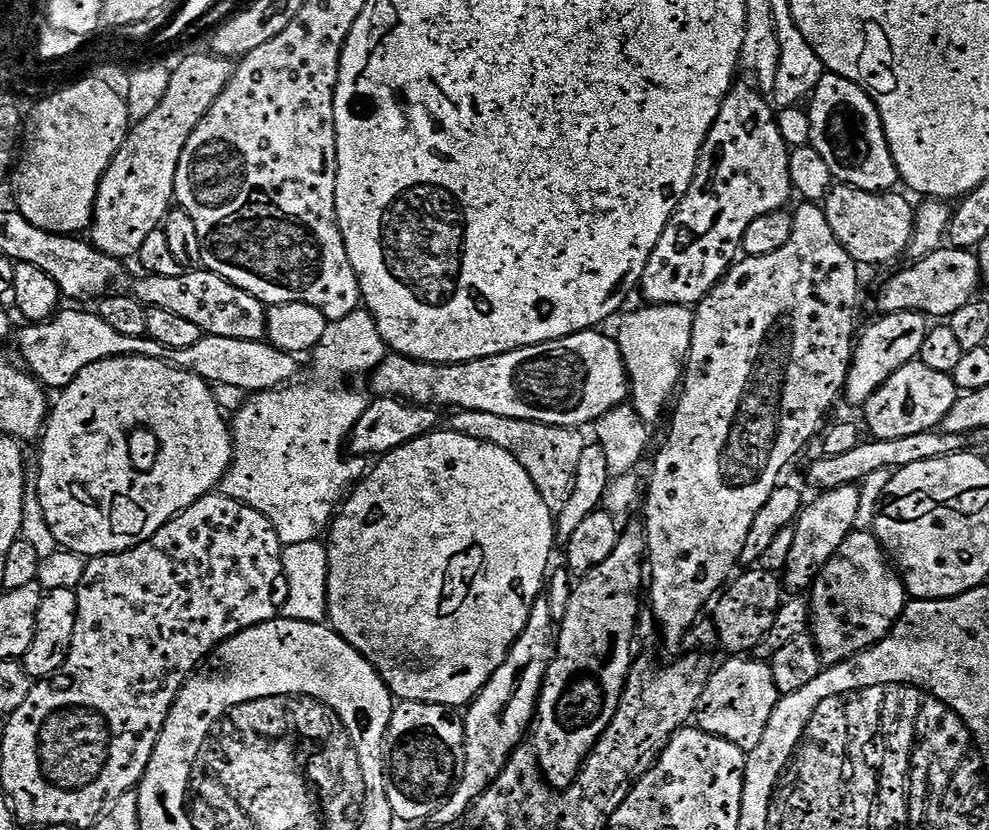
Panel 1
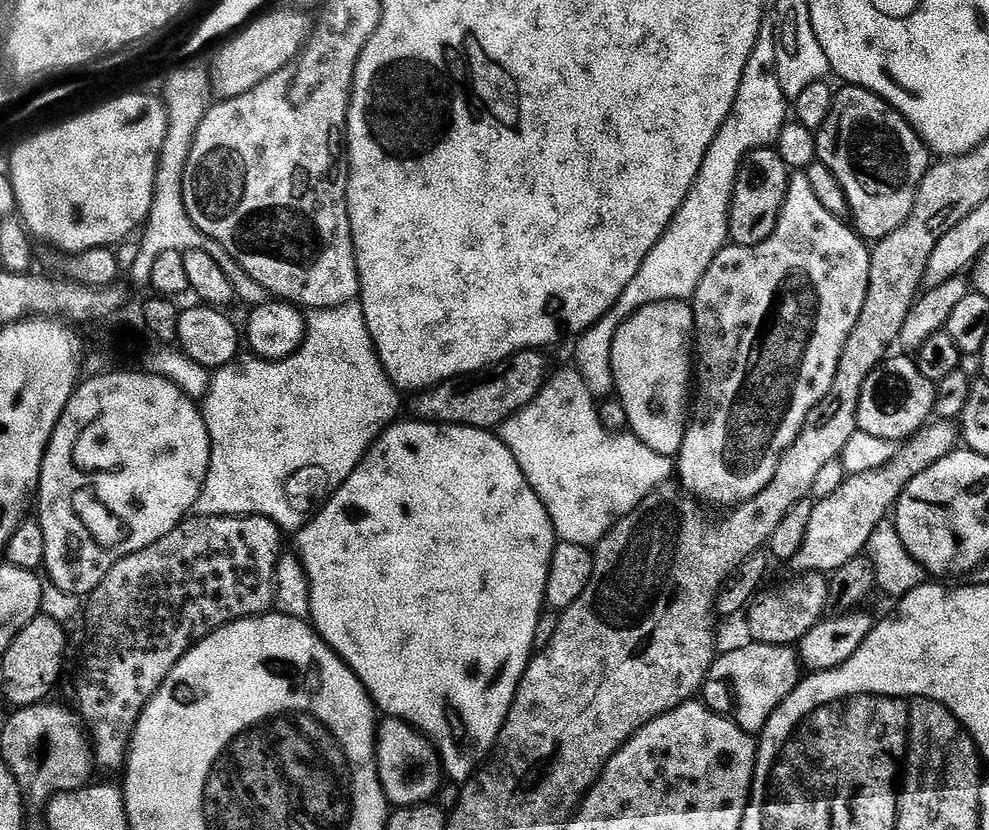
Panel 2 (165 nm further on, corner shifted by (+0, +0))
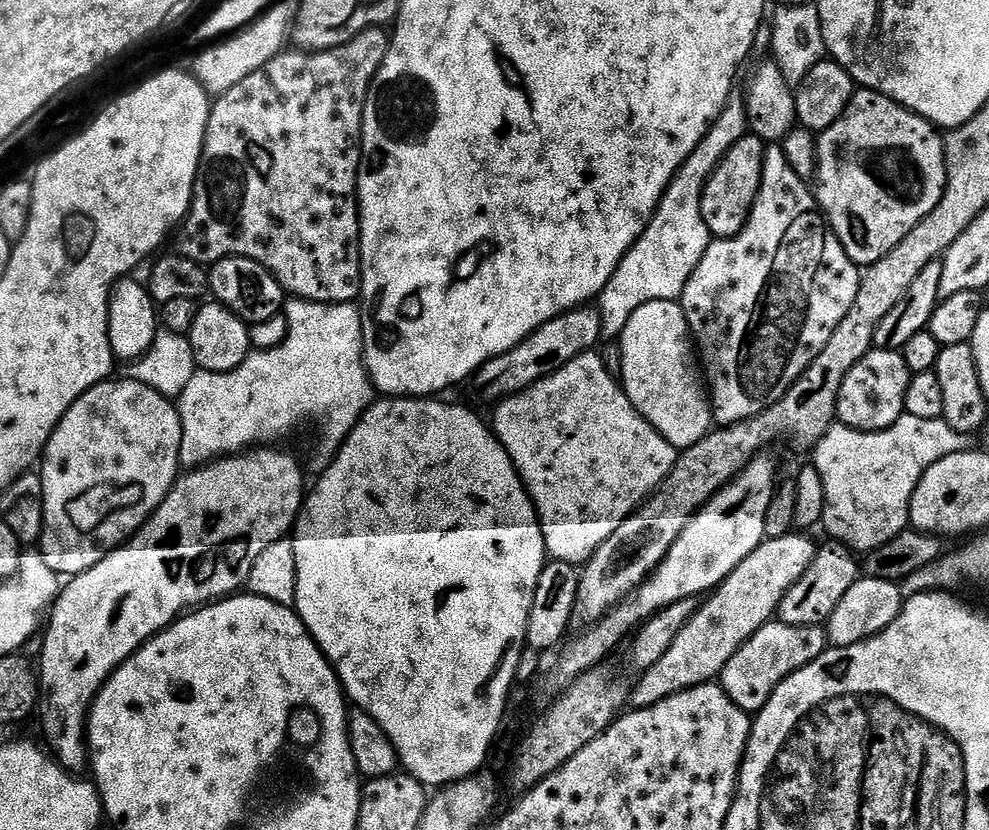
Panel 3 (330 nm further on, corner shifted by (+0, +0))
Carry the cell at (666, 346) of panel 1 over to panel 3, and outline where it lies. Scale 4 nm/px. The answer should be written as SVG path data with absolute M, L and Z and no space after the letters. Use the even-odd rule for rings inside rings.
M655 300L630 316L618 341L622 354L624 392L640 414L677 451L684 451L711 432L714 413L696 361L689 324L679 301Z

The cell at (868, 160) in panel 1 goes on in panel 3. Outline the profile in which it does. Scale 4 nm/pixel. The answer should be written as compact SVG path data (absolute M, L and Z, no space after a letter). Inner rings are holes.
M857 91L850 102L850 106L842 114L842 118L838 118L838 122L834 122L834 126L830 126L825 132L819 133L816 141L816 179L814 181L816 203L820 205L820 211L826 217L830 231L840 239L846 254L858 266L873 264L886 254L890 254L890 250L894 250L894 246L898 246L898 242L902 242L902 238L906 238L906 234L910 234L910 230L914 230L914 226L918 226L918 222L922 222L922 218L926 218L926 214L930 214L930 210L934 210L934 206L938 206L947 181L948 175L944 161L944 136L937 131L929 120L917 116L909 108L903 108L890 97L883 96L881 92Z

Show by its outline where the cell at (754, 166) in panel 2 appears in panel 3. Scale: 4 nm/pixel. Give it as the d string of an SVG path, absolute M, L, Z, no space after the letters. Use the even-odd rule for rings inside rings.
M745 134L722 157L720 164L712 171L711 178L704 183L702 218L715 239L729 240L731 236L739 236L740 231L748 225L752 207L756 205L762 186L765 151L765 141L755 134Z

